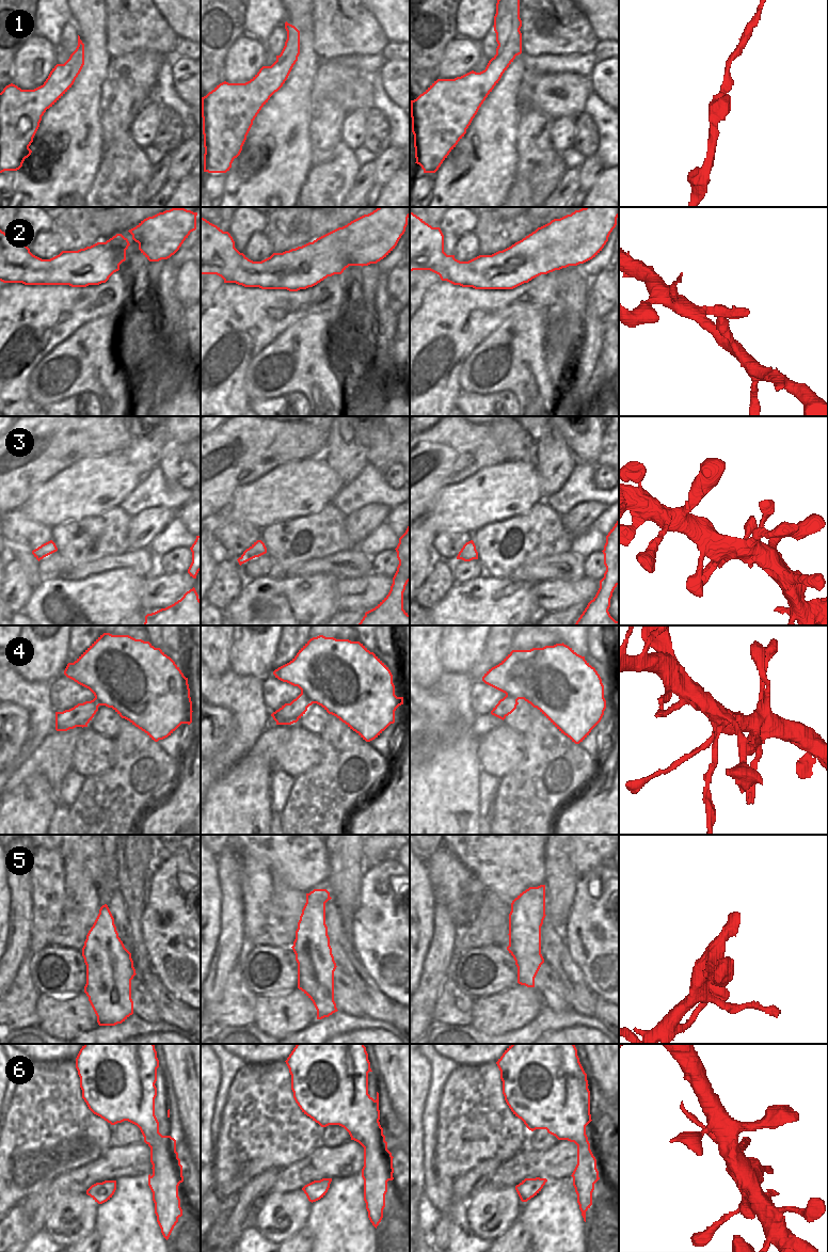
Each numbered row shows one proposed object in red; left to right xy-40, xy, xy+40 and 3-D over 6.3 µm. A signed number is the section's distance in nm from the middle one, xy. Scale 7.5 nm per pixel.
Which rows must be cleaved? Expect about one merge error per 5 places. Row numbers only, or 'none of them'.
4

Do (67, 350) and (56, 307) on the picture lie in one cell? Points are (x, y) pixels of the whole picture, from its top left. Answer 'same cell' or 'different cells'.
different cells

